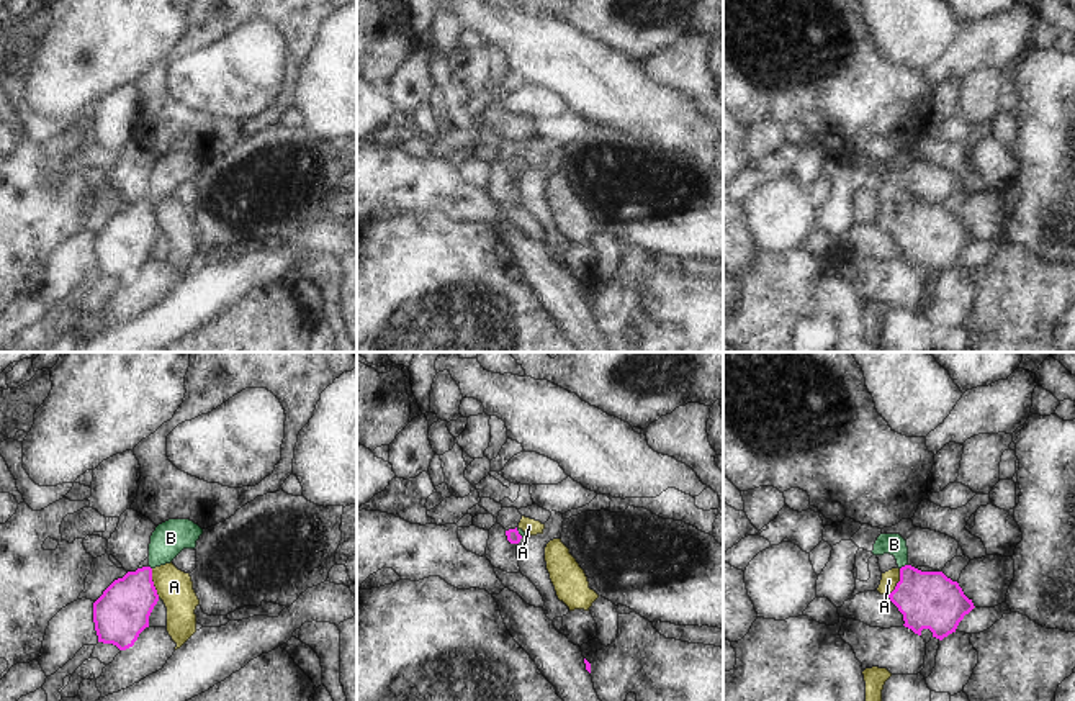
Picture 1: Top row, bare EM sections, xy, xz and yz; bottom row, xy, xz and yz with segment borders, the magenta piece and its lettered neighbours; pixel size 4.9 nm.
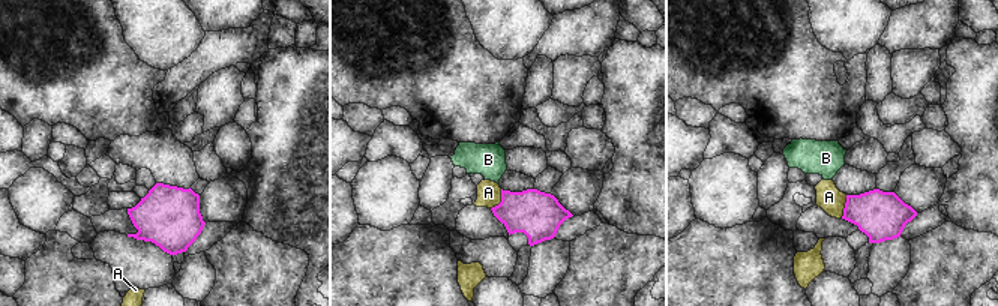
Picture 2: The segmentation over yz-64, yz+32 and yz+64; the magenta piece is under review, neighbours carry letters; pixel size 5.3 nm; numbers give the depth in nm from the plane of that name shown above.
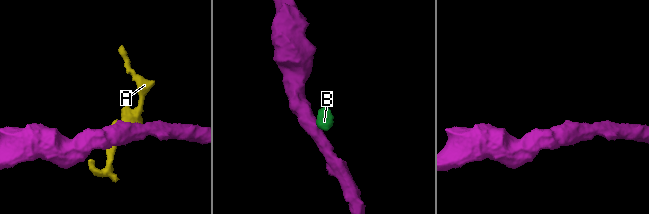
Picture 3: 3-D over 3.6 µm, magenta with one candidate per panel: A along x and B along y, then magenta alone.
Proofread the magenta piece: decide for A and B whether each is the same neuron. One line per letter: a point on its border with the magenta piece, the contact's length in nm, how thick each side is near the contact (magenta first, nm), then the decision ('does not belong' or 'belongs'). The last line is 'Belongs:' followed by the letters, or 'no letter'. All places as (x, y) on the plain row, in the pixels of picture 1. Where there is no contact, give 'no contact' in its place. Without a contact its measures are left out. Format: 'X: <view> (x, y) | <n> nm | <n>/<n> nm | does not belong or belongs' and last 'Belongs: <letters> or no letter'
A: xy (152, 217) | 150 nm | 280/180 nm | does not belong
B: yz (905, 198) | 50 nm | 280/110 nm | belongs
Belongs: B

